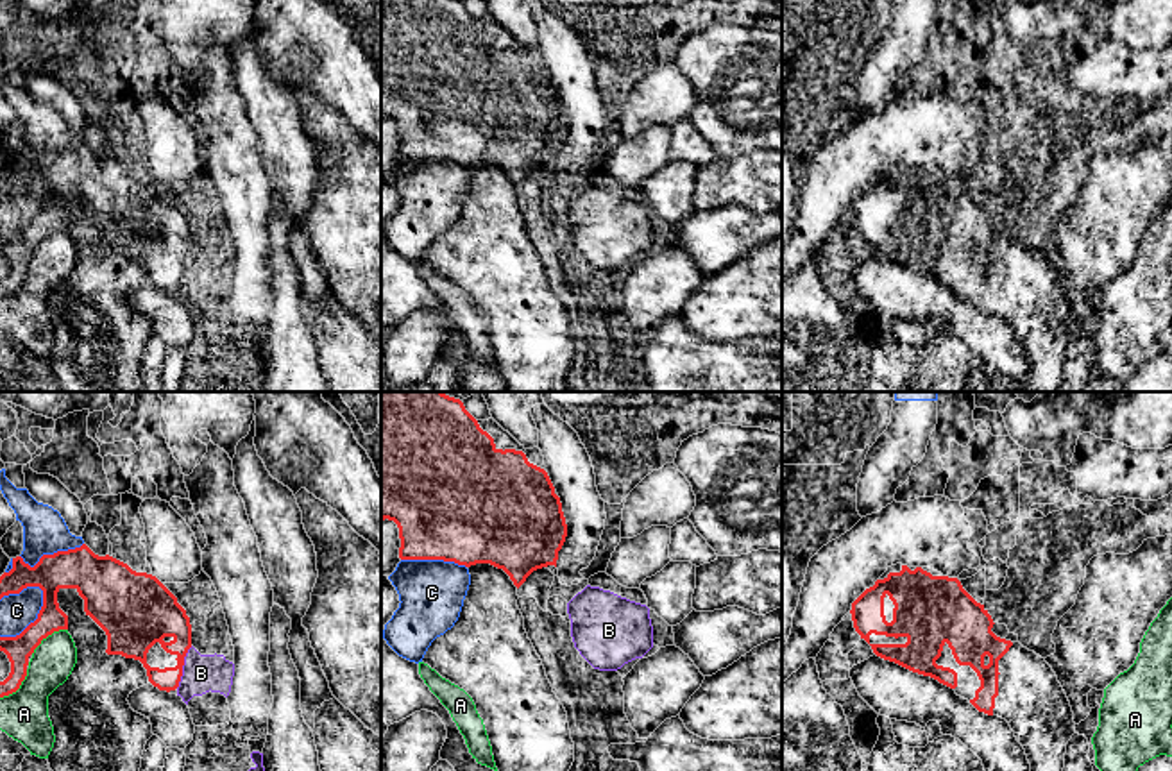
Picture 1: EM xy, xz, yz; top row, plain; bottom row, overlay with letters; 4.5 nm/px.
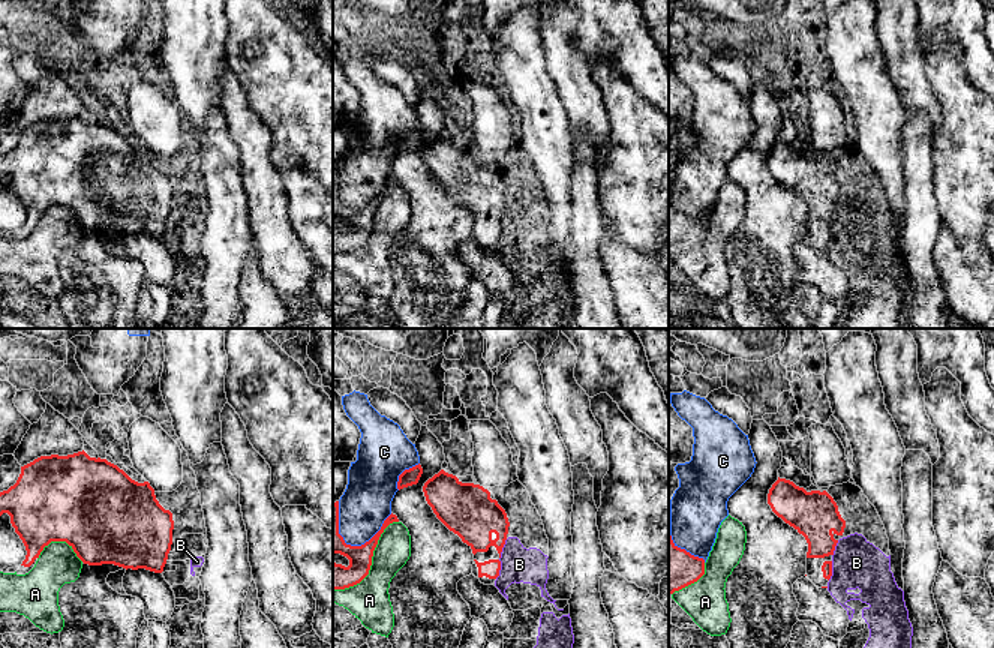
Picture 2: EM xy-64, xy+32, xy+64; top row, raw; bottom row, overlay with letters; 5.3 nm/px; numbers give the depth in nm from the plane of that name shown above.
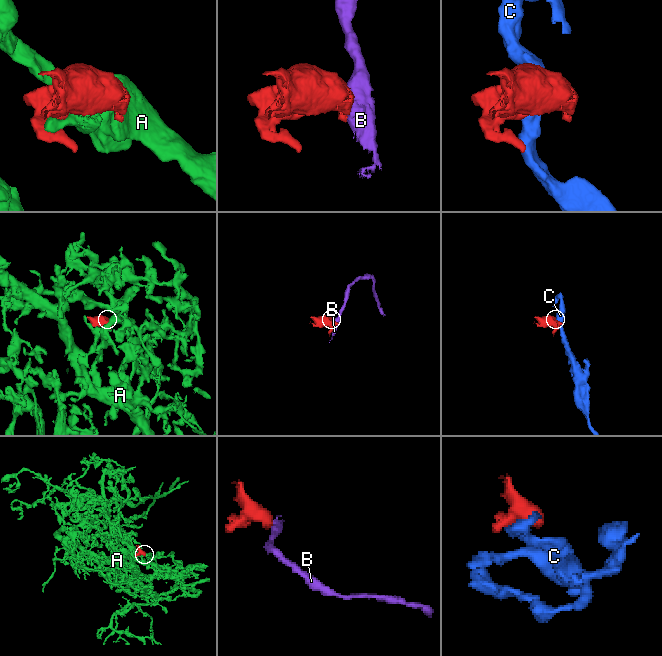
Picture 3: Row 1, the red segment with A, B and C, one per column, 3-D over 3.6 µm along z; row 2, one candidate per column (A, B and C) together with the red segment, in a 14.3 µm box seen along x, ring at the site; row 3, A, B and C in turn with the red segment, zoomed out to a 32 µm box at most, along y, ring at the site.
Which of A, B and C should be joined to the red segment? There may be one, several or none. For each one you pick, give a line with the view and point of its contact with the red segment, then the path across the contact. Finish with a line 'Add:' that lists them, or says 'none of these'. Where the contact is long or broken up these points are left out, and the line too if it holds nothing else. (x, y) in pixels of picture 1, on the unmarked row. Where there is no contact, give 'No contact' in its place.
Add: none of these

